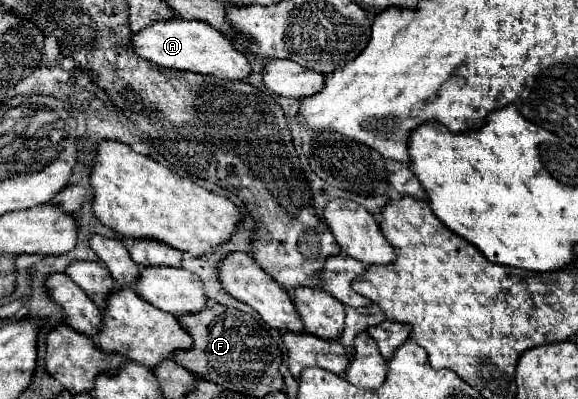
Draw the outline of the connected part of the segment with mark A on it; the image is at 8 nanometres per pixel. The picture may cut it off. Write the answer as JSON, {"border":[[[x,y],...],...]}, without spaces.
{"border":[[[175,17],[169,21],[151,23],[151,27],[145,27],[145,31],[131,35],[131,45],[141,59],[147,59],[159,67],[185,69],[203,75],[215,75],[221,79],[245,79],[251,71],[247,57],[233,47],[227,35],[197,19],[185,21],[181,17]]]}

